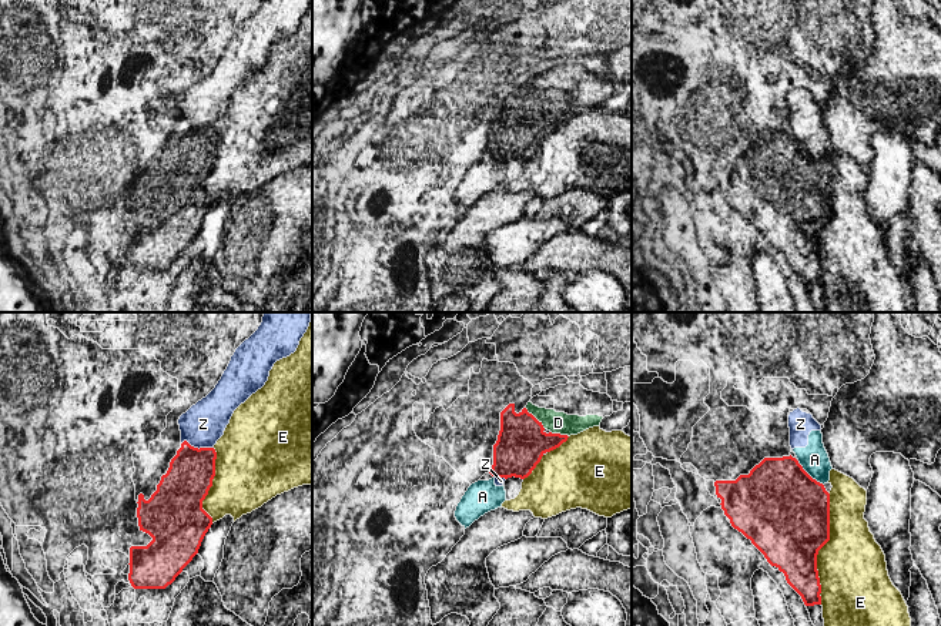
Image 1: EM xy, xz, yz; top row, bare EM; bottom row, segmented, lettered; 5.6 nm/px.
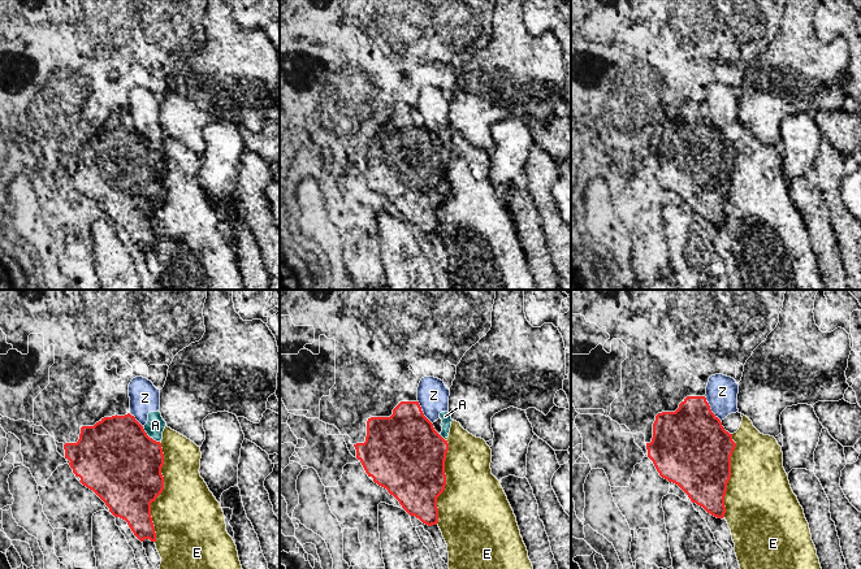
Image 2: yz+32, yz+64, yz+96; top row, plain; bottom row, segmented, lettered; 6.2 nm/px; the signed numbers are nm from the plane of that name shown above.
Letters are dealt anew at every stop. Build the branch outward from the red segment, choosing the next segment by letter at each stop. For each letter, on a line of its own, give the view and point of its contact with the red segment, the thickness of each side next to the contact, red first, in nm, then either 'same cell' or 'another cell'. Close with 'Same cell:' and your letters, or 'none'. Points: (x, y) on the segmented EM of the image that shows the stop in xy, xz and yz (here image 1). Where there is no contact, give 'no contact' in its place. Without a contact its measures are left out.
A: yz (810, 476) | 500/160 nm | another cell
D: xz (535, 418) | 280/130 nm | same cell
E: yz (821, 546) | 480/380 nm | another cell
Z: xy (197, 448) | 260/240 nm | another cell
Same cell: D

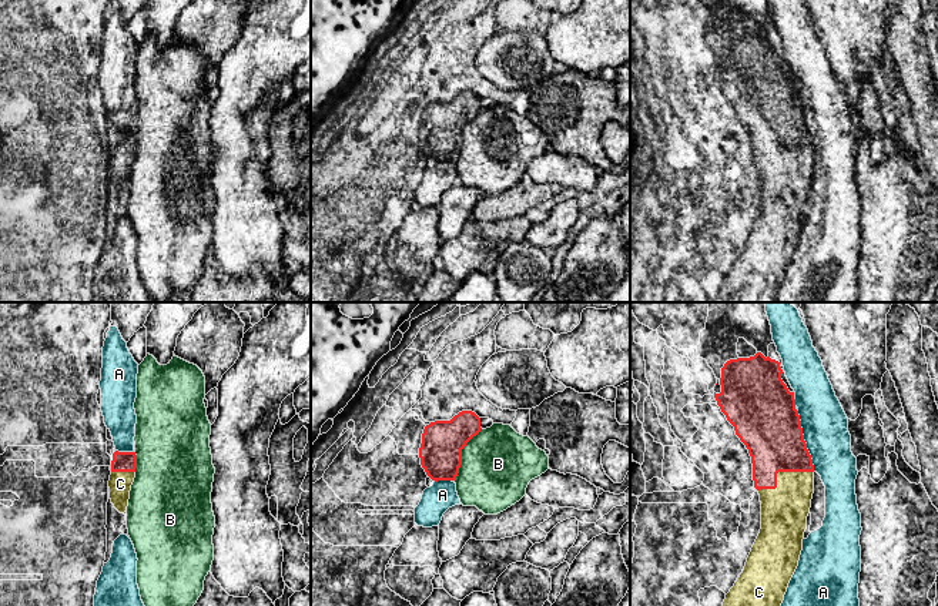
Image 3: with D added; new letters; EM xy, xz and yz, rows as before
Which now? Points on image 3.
A: yz (804, 441) | 360/260 nm | another cell
B: xz (461, 455) | 240/400 nm | another cell
C: yz (779, 471) | 340/260 nm | same cell
Same cell: C

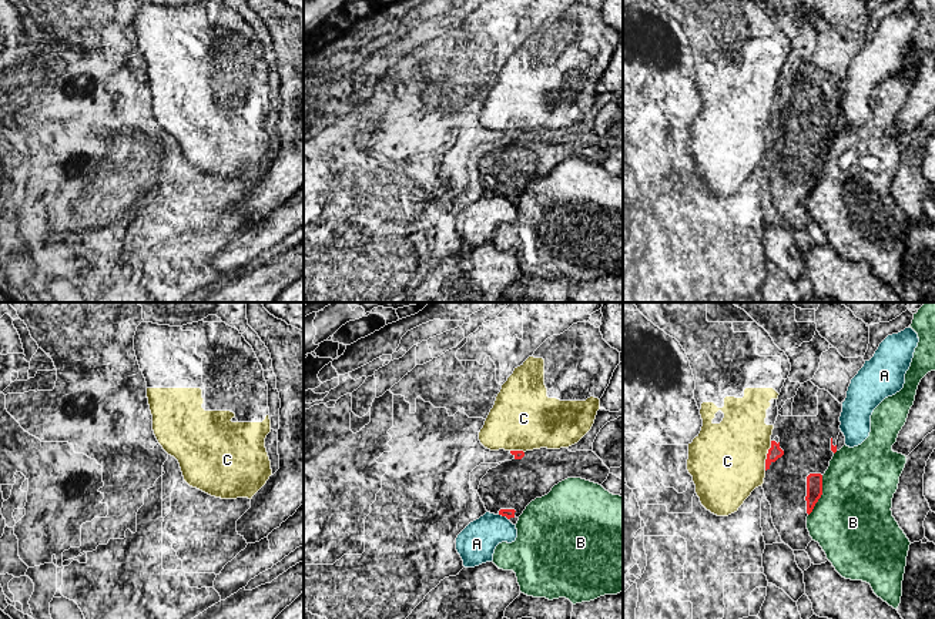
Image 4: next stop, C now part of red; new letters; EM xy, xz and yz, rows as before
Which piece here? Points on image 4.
A: xz (503, 515) | 50/220 nm | another cell
B: yz (821, 494) | 100/460 nm | another cell
C: yz (767, 455) | 80/440 nm | another cell
Same cell: none

